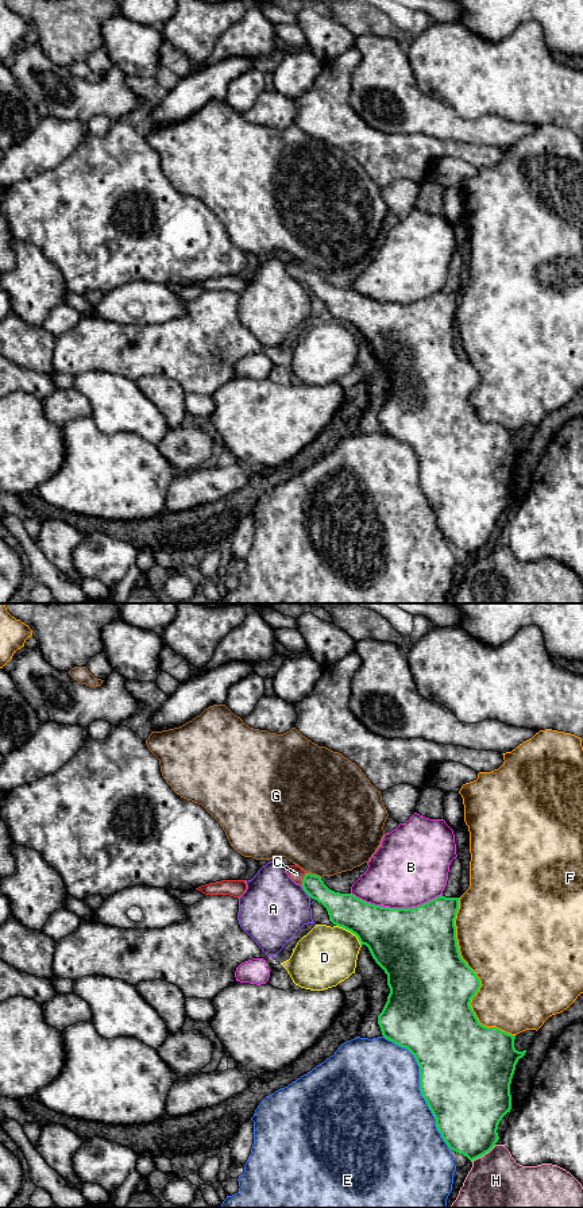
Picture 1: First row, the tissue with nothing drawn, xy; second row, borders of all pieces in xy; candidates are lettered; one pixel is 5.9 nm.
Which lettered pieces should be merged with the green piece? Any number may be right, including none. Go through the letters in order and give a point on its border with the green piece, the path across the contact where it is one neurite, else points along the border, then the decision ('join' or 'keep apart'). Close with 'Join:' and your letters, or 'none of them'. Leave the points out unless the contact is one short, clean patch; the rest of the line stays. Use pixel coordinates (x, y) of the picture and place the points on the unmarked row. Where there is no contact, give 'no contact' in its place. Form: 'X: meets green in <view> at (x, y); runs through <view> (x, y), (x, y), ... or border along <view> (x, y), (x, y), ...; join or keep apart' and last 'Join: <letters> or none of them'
A: meets green in xy at (305, 286); keep apart
B: meets green in xy at (397, 304); keep apart
C: meets green in xy at (302, 274); runs through xy (336, 298), (302, 274), (296, 269); join
D: meets green in xy at (351, 327); keep apart
E: meets green in xy at (420, 483); keep apart
F: meets green in xy at (478, 373); keep apart
G: meets green in xy at (313, 270); keep apart
H: meets green in xy at (483, 550); keep apart
Join: C

